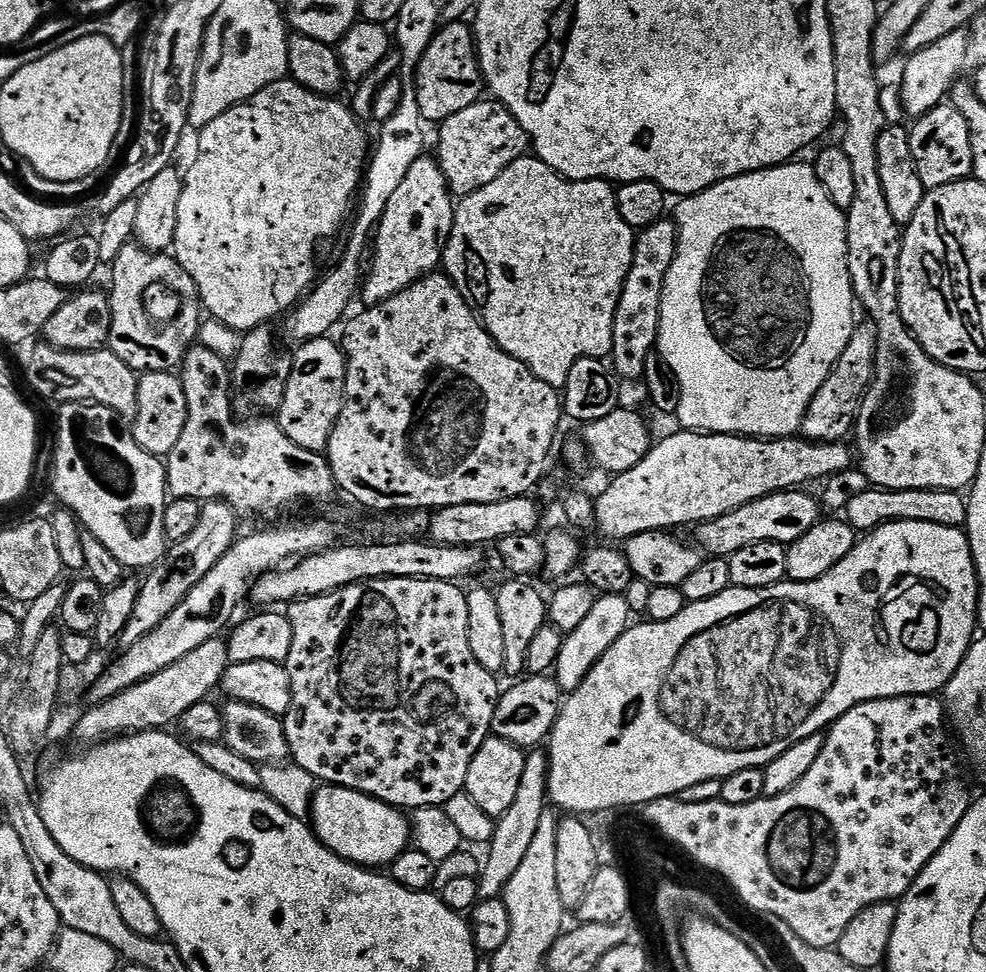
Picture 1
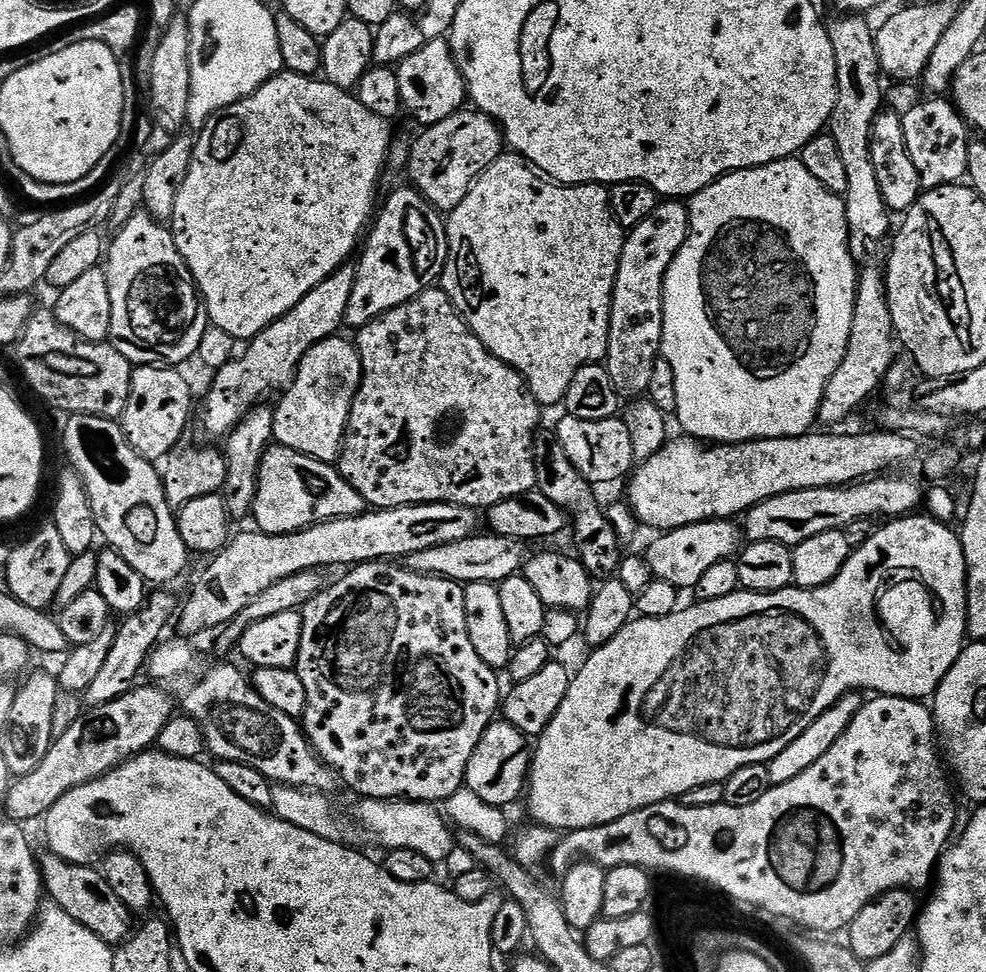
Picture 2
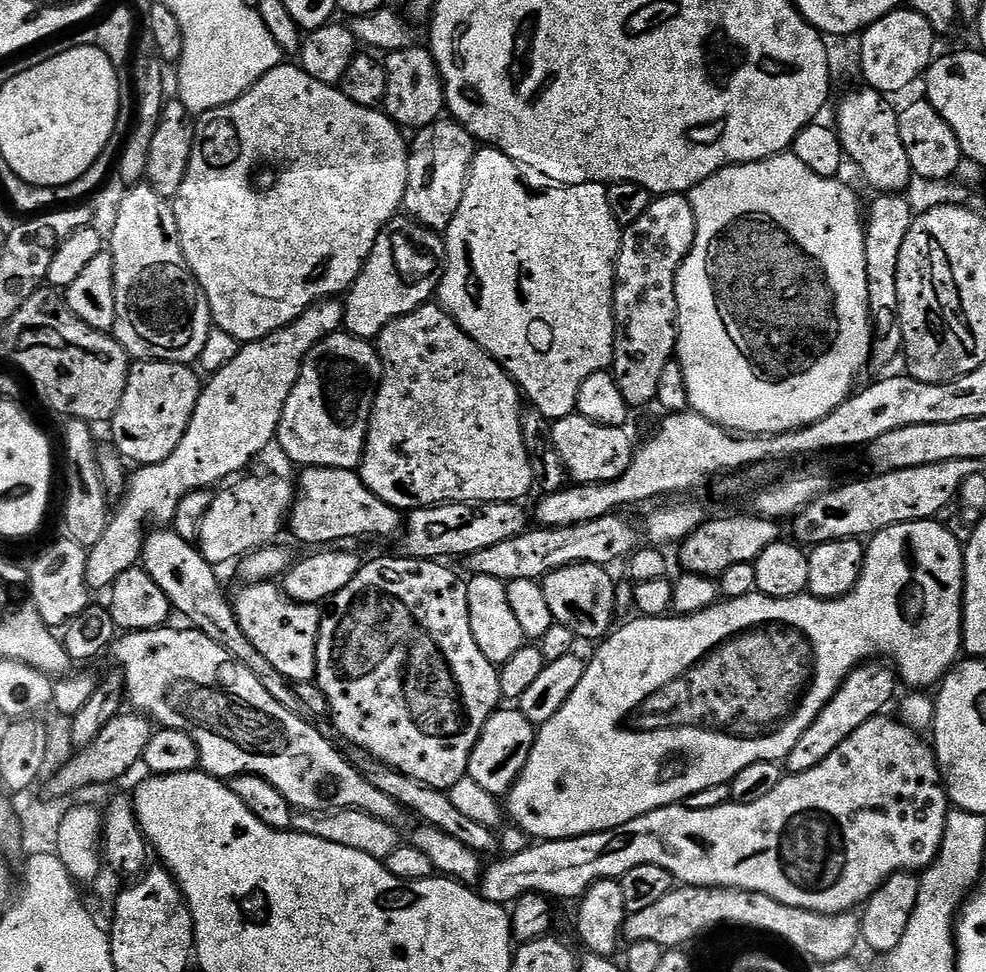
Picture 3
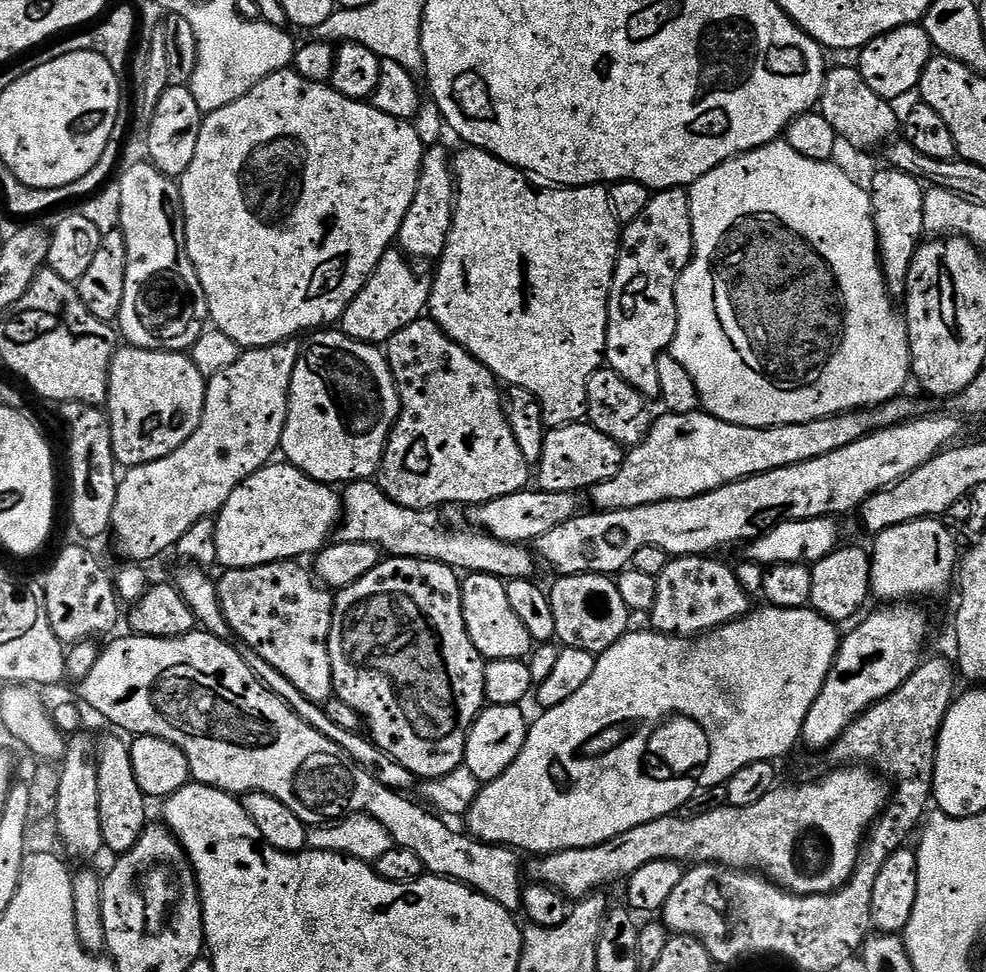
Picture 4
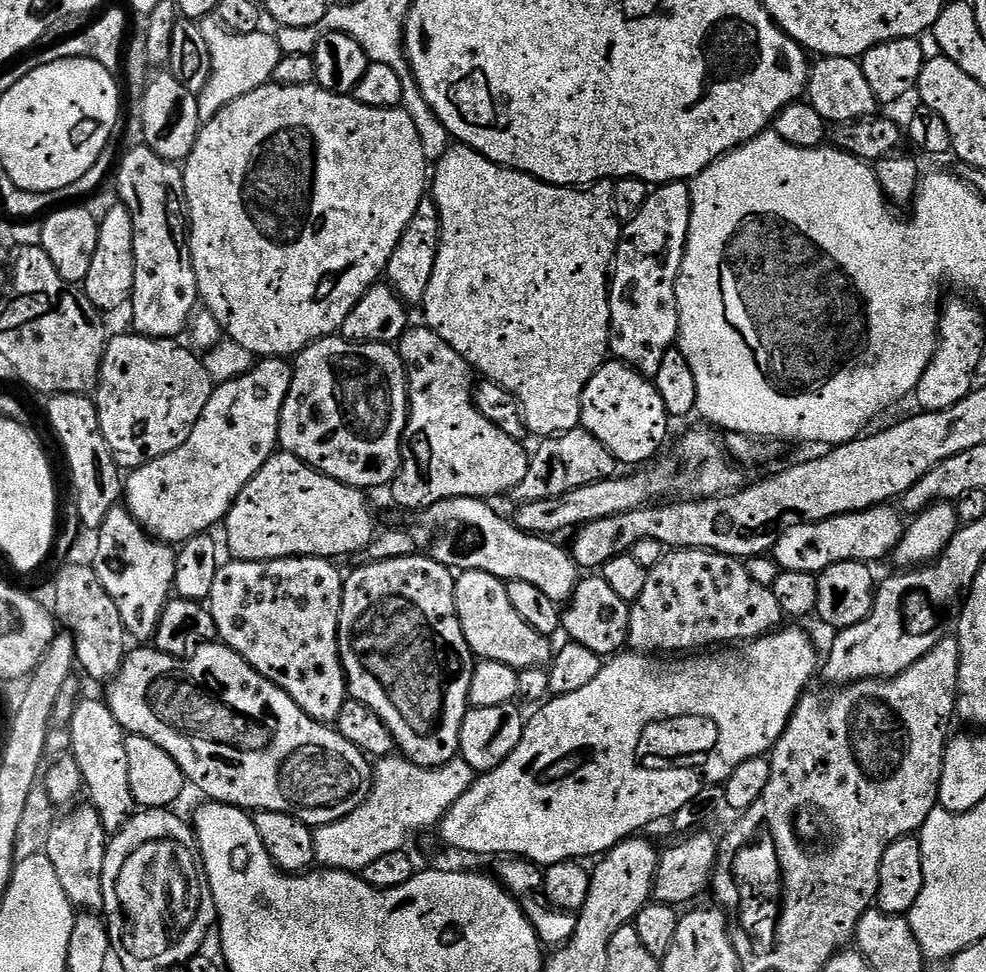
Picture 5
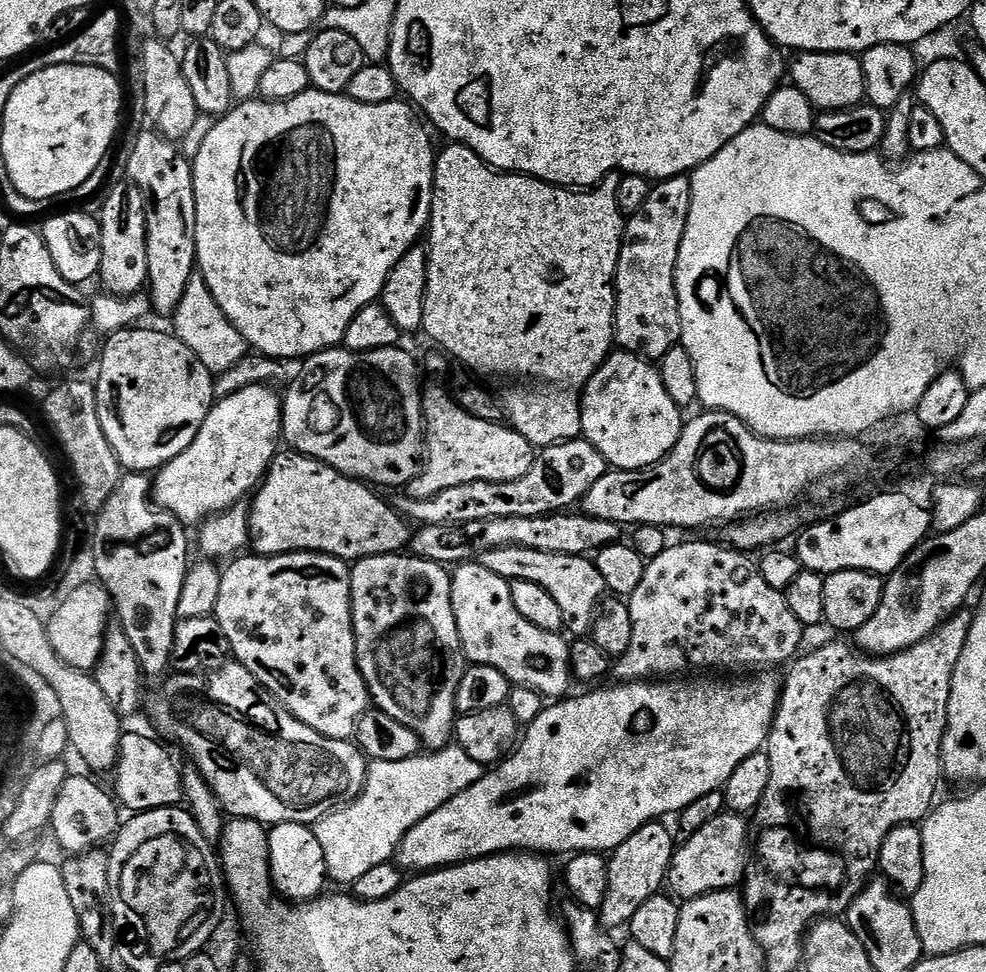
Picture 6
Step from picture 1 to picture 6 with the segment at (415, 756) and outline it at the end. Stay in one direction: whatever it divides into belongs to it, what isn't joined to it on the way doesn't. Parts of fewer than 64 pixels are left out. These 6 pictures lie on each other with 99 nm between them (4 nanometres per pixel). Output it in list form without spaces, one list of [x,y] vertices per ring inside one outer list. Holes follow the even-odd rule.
[[[411,554],[371,556],[355,561],[351,569],[356,665],[368,687],[371,703],[402,722],[402,726],[410,726],[425,749],[444,748],[454,740],[454,721],[458,716],[456,691],[466,667],[458,622],[454,618],[449,569]]]

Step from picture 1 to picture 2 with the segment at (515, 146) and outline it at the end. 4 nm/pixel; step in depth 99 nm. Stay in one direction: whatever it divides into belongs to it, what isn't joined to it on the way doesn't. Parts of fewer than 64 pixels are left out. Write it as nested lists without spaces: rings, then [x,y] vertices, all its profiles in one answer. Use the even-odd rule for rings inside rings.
[[[461,110],[450,118],[442,118],[442,122],[429,124],[423,129],[420,137],[412,140],[412,153],[408,159],[406,176],[409,176],[411,187],[425,196],[441,214],[453,212],[466,198],[472,184],[489,168],[498,157],[505,155],[506,141],[500,125],[479,110]]]

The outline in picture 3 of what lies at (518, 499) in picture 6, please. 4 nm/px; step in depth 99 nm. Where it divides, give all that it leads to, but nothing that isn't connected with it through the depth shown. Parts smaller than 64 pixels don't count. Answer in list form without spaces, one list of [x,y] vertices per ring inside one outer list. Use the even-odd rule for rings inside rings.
[[[573,414],[555,421],[552,424],[552,444],[556,452],[561,456],[561,461],[567,475],[578,484],[605,484],[611,480],[617,480],[630,466],[634,455],[634,443],[628,437],[627,427],[606,426],[605,424],[595,424],[592,420],[586,419],[579,414]]]

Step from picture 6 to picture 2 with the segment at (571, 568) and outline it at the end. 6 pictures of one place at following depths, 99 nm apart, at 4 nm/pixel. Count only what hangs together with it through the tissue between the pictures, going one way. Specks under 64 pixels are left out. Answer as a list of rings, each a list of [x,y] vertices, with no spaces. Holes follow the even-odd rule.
[[[272,446],[260,463],[250,516],[256,519],[255,527],[259,531],[277,536],[297,532],[312,524],[330,522],[334,518],[358,516],[365,508],[364,499],[354,486],[350,486],[350,482],[346,482],[339,467],[298,454],[298,450]]]

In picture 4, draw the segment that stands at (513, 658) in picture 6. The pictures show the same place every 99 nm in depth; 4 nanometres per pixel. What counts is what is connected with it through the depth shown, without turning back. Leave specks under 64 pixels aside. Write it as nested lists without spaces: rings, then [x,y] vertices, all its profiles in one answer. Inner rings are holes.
[[[473,572],[463,577],[460,593],[466,630],[485,661],[498,658],[525,659],[531,653],[534,642],[530,630],[522,626],[518,614],[510,606],[508,586],[499,576],[488,576],[484,572]]]

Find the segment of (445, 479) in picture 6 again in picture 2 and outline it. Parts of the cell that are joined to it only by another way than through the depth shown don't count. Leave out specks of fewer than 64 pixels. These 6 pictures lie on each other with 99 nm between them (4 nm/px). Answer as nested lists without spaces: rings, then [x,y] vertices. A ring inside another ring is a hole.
[[[443,287],[428,288],[410,302],[374,318],[355,333],[354,343],[360,355],[364,373],[360,379],[360,389],[356,391],[350,410],[348,429],[344,435],[344,447],[340,450],[338,467],[340,473],[346,478],[346,482],[350,482],[354,490],[358,490],[365,505],[379,510],[401,508],[407,504],[460,504],[464,508],[487,510],[506,498],[521,496],[536,488],[533,444],[542,424],[540,423],[541,405],[537,404],[529,392],[523,376],[515,372],[506,362],[490,354],[490,350],[486,350],[484,343],[473,334],[468,323],[462,319],[460,312],[452,305],[452,299],[444,293]]]

